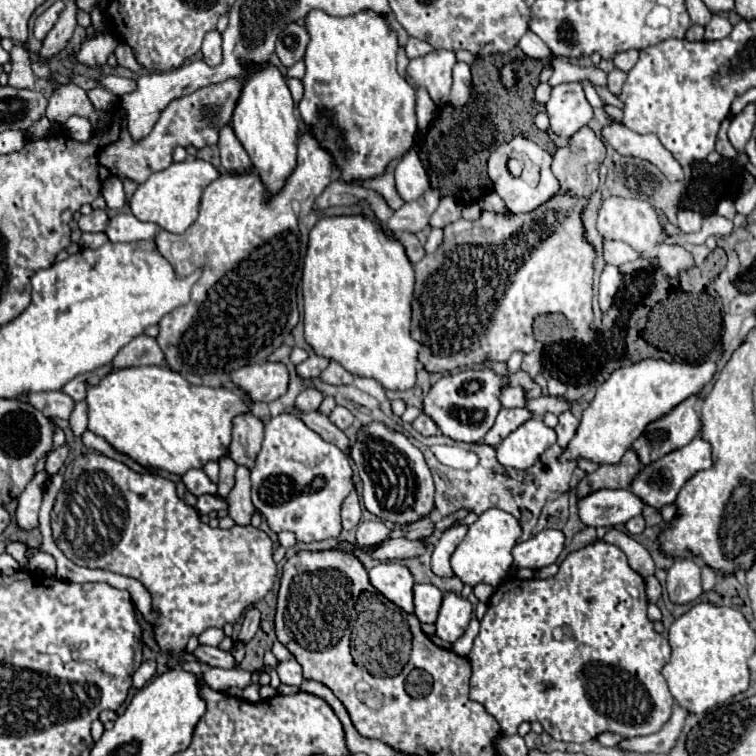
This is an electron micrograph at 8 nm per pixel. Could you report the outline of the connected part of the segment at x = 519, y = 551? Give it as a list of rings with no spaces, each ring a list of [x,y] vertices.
[[[543,530],[531,536],[527,542],[519,542],[513,548],[513,566],[539,570],[553,564],[563,550],[565,536],[561,530]]]

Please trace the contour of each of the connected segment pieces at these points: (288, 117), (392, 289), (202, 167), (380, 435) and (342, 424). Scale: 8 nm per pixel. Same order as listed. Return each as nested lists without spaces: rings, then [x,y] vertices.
[[[263,64],[261,70],[251,68],[251,72],[253,74],[245,78],[243,92],[233,114],[233,130],[237,140],[243,144],[245,152],[249,154],[253,170],[261,178],[267,194],[273,196],[285,186],[287,178],[293,174],[297,166],[299,120],[295,116],[295,104],[291,92],[281,72],[271,64]]]
[[[365,216],[321,218],[309,234],[309,250],[303,264],[303,324],[305,340],[317,356],[339,362],[353,376],[375,378],[385,390],[409,390],[415,386],[417,352],[421,348],[409,336],[414,268],[403,246],[381,232],[379,224]]]
[[[187,158],[183,162],[173,162],[169,168],[153,172],[153,176],[149,176],[143,184],[137,186],[129,206],[139,220],[155,222],[159,228],[167,232],[181,234],[197,218],[203,190],[207,188],[207,184],[211,184],[219,176],[221,176],[219,170],[211,162],[205,162],[199,158]]]
[[[373,422],[363,426],[353,444],[351,458],[363,480],[365,508],[391,524],[413,524],[433,512],[433,478],[419,448],[401,432],[389,430],[385,424]]]
[[[335,406],[335,408],[333,408],[333,412],[329,414],[329,420],[331,420],[337,428],[347,430],[347,428],[355,422],[355,416],[353,416],[347,408],[343,408],[343,406]]]

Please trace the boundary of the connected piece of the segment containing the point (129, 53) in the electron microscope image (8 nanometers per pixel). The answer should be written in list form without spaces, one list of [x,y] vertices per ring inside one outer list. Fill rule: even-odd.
[[[117,46],[113,54],[115,54],[119,66],[125,66],[125,68],[129,68],[129,70],[133,70],[133,72],[139,72],[139,70],[141,70],[141,66],[139,66],[139,62],[135,60],[135,54],[133,54],[133,50],[131,50],[129,46]]]

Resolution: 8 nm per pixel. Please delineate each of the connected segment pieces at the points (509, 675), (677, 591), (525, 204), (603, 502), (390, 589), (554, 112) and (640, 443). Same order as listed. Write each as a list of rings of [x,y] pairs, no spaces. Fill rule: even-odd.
[[[595,540],[593,544],[587,544],[585,548],[571,552],[561,562],[559,572],[547,580],[507,578],[499,584],[499,588],[495,590],[487,606],[489,610],[481,620],[481,630],[467,656],[473,670],[469,698],[483,704],[483,708],[497,720],[501,734],[505,736],[517,734],[517,728],[521,722],[541,722],[545,732],[615,732],[623,738],[633,738],[633,736],[647,736],[647,734],[659,732],[667,724],[675,698],[671,696],[671,702],[669,702],[669,688],[667,688],[665,678],[661,676],[661,668],[669,662],[671,648],[669,648],[667,638],[663,634],[657,634],[653,630],[653,622],[647,618],[647,596],[645,596],[643,578],[629,566],[627,556],[617,546],[605,540]]]
[[[689,558],[675,560],[667,572],[667,592],[673,604],[689,604],[701,596],[701,568]]]
[[[515,136],[511,142],[501,144],[491,154],[491,158],[489,158],[489,178],[493,182],[493,190],[503,198],[503,202],[507,204],[507,208],[513,214],[533,212],[535,208],[539,208],[541,204],[545,204],[549,198],[553,198],[559,192],[559,180],[551,172],[551,154],[547,150],[543,150],[541,146],[537,146],[535,142],[523,138],[523,136]],[[511,158],[525,158],[525,170],[519,178],[511,176],[511,172],[507,170],[507,162]]]
[[[597,490],[579,500],[579,516],[583,524],[599,528],[611,528],[623,524],[643,510],[641,498],[631,490]]]
[[[379,564],[369,570],[371,584],[393,604],[413,614],[413,574],[403,564]]]
[[[579,82],[555,86],[545,108],[551,120],[551,130],[561,138],[571,138],[593,118],[593,108],[585,100]]]
[[[695,396],[687,398],[675,406],[667,416],[651,422],[645,428],[645,434],[633,442],[643,466],[653,464],[661,456],[687,446],[701,430],[701,418],[695,412]]]

